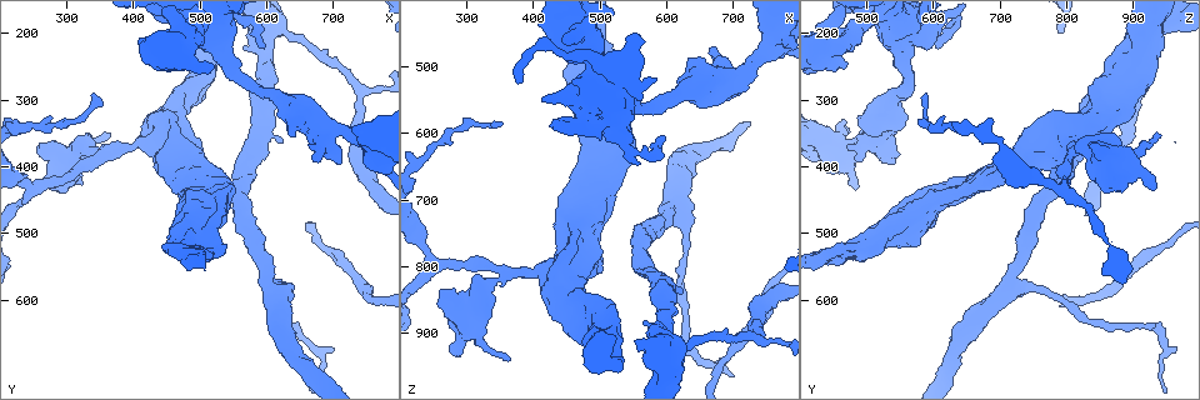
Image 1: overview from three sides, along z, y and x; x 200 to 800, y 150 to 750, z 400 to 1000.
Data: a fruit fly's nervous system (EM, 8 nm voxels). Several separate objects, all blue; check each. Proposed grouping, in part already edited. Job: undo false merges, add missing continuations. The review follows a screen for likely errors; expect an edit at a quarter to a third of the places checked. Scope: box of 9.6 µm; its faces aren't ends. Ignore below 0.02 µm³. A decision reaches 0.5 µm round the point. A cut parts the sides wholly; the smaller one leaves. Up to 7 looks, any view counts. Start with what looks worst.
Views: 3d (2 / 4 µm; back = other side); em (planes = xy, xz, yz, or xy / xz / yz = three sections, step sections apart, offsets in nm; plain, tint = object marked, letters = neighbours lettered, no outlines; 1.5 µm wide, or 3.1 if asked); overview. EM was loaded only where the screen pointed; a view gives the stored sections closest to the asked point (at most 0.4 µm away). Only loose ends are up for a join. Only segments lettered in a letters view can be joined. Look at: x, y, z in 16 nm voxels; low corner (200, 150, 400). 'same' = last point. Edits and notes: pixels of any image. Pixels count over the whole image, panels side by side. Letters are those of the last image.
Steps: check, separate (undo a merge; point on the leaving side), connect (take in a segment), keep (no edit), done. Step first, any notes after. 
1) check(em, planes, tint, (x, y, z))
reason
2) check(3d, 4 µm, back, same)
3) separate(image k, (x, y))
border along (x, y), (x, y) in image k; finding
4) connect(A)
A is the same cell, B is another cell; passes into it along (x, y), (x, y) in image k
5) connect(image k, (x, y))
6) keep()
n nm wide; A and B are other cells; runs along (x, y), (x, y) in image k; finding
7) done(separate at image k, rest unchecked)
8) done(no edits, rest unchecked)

check(em, xz, step 8, letters, (360, 380, 805))
two arms in line, one across

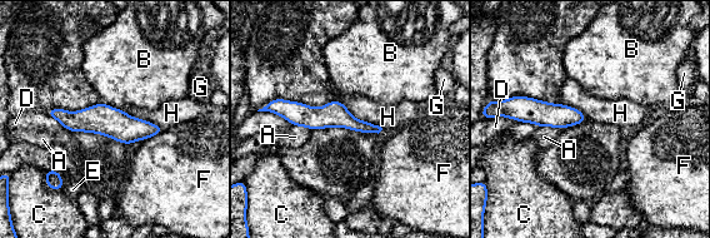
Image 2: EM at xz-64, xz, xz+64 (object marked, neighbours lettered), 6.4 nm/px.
check(em, planes, letters, same)
another direction

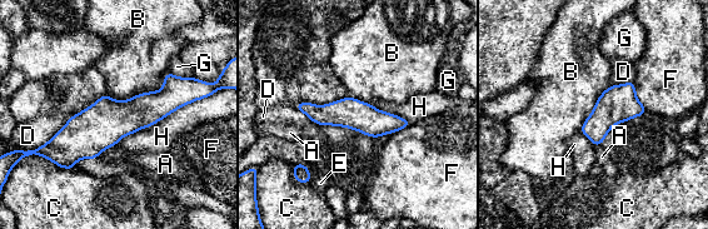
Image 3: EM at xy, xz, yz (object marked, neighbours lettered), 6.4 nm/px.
keep()
190 nm wide; A, B, C, D, E, F, G and H are other cells; runs along (190, 95), (50, 145) in image 3; one neuron here

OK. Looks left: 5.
check(3d, 4 µm, (500, 400, 810))
thick end

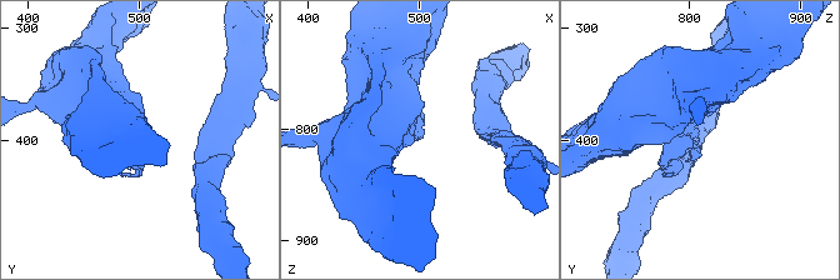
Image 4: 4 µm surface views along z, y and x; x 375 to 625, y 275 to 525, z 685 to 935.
check(em, yz, step 4, tint, (498, 396, 808))
now the EM

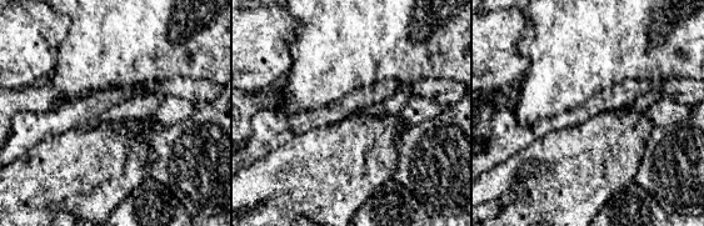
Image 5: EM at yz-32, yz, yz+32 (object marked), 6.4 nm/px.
check(em, planes, letters, same)
another direction

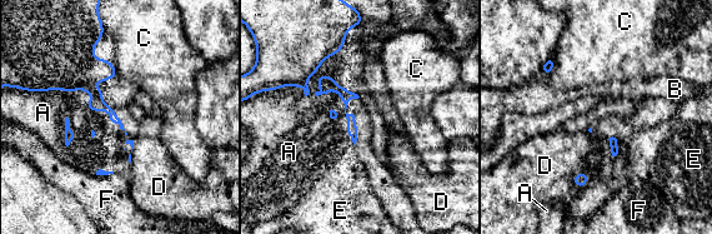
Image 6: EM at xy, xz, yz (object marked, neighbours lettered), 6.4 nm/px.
keep()
A, B, C, D, E and F are other cells; border along (81, 89), (86, 106), (128, 134) in image 6; none of them fits

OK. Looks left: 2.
check(3d, 4 µm, (440, 520, 470))
stops while still wide

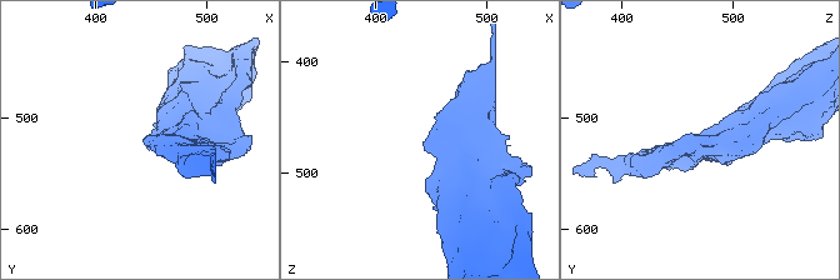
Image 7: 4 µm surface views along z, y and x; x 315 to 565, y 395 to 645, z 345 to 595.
check(em, planes, letters, (440, 520, 472))
now the EM

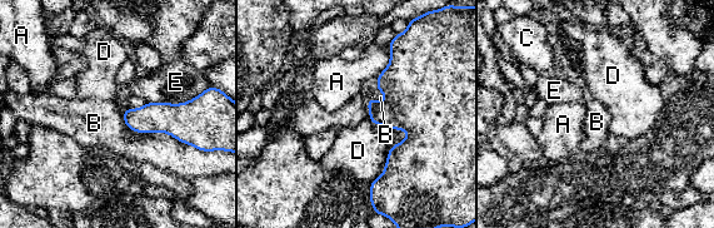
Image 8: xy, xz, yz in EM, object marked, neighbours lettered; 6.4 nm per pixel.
keep()
E touches over 360 nm; A, B, C, D and E are other cells; border along (388, 45), (389, 64), (377, 77) in image 8; no lettered segment goes on from it

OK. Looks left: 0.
done(no edits, rest unchecked)

